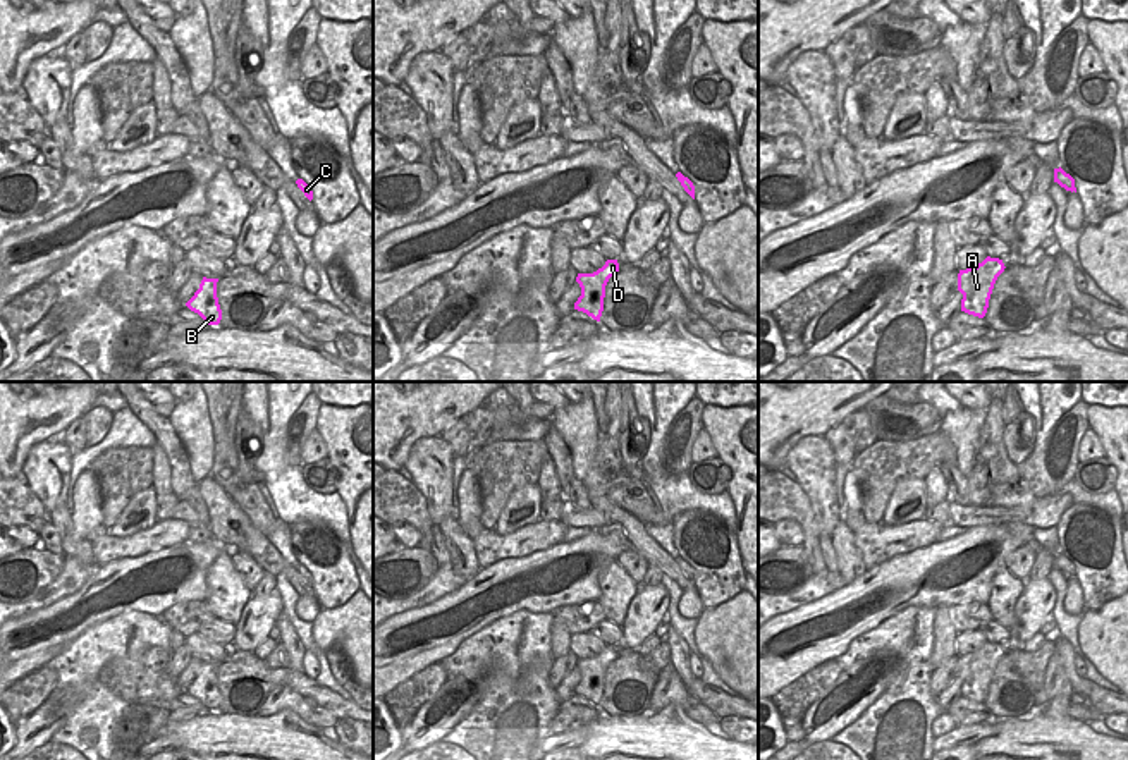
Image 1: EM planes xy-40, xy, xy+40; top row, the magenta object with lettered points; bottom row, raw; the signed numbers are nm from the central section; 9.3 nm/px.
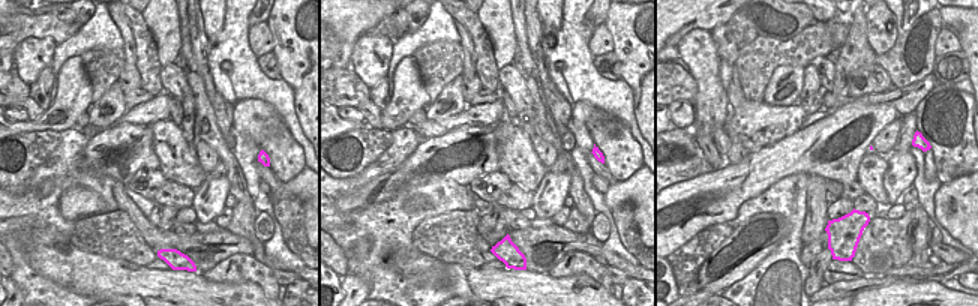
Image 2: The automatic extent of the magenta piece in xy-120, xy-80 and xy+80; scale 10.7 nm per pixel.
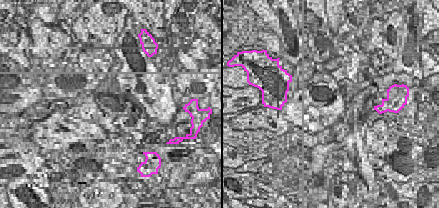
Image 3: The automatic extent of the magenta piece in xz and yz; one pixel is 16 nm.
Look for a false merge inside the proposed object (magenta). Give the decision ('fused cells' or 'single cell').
fused cells

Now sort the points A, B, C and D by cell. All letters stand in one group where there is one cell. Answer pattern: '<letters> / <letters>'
A C D / B

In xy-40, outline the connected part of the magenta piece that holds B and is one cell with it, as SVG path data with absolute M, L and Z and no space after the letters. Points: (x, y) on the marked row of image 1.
M205 289L196 291L194 296L186 303L186 306L198 313L208 325L218 325L222 320L222 310L218 301L212 292Z

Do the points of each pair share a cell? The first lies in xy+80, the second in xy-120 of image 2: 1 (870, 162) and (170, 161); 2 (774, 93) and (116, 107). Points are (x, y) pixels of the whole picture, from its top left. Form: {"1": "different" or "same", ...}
{"1": "same", "2": "same"}

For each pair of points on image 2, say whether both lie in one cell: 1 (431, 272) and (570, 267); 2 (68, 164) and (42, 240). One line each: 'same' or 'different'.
1: different
2: different

